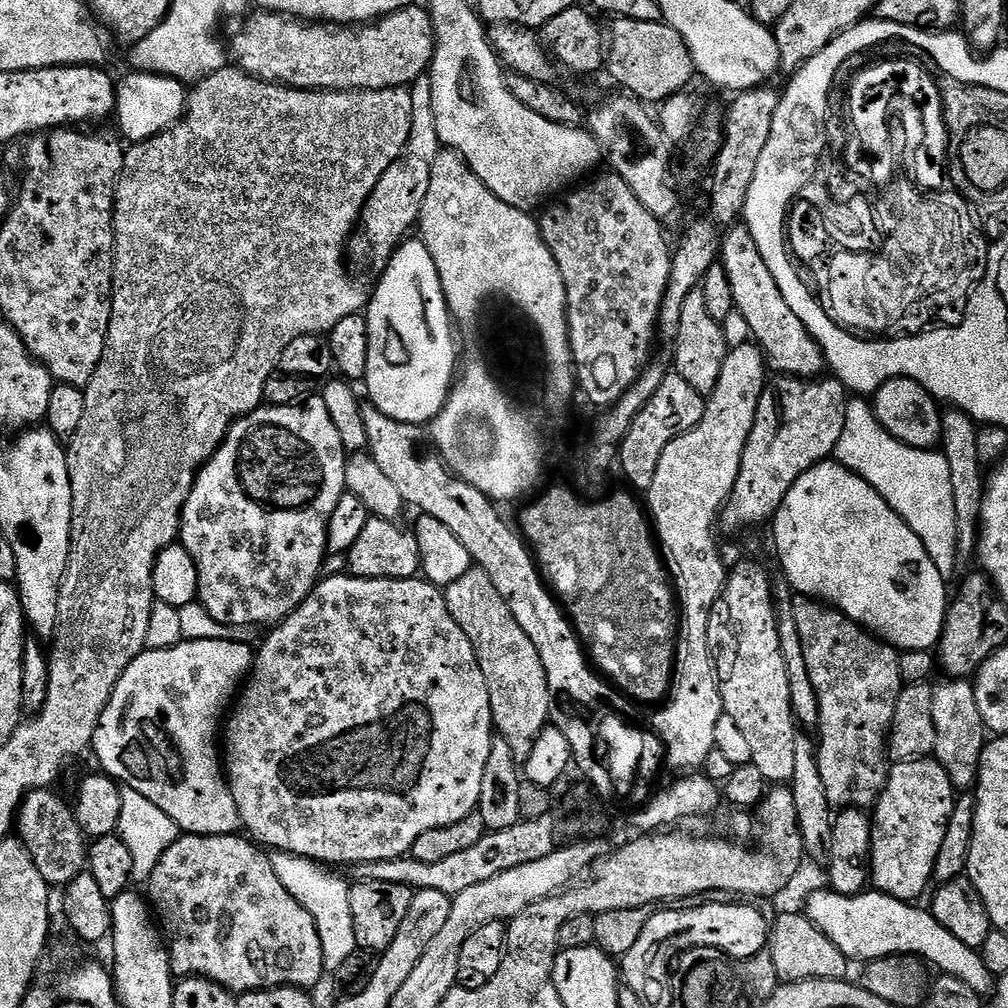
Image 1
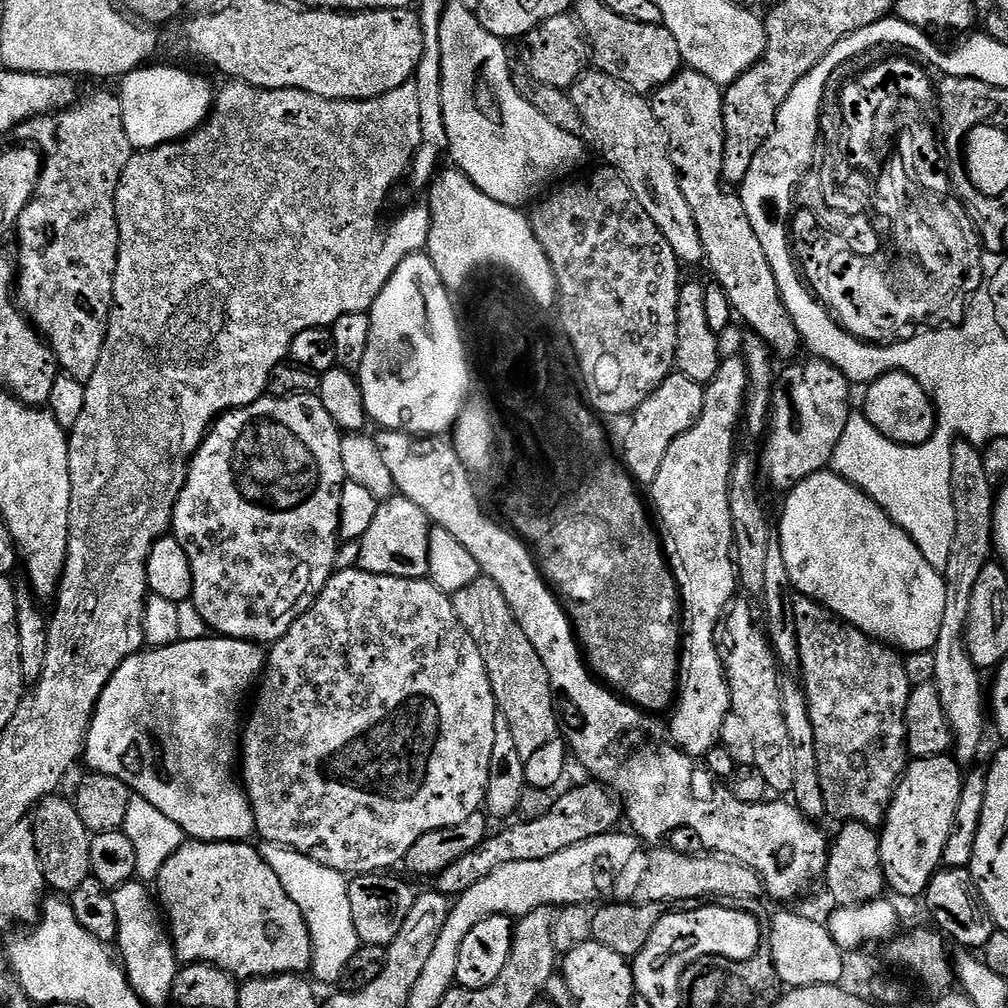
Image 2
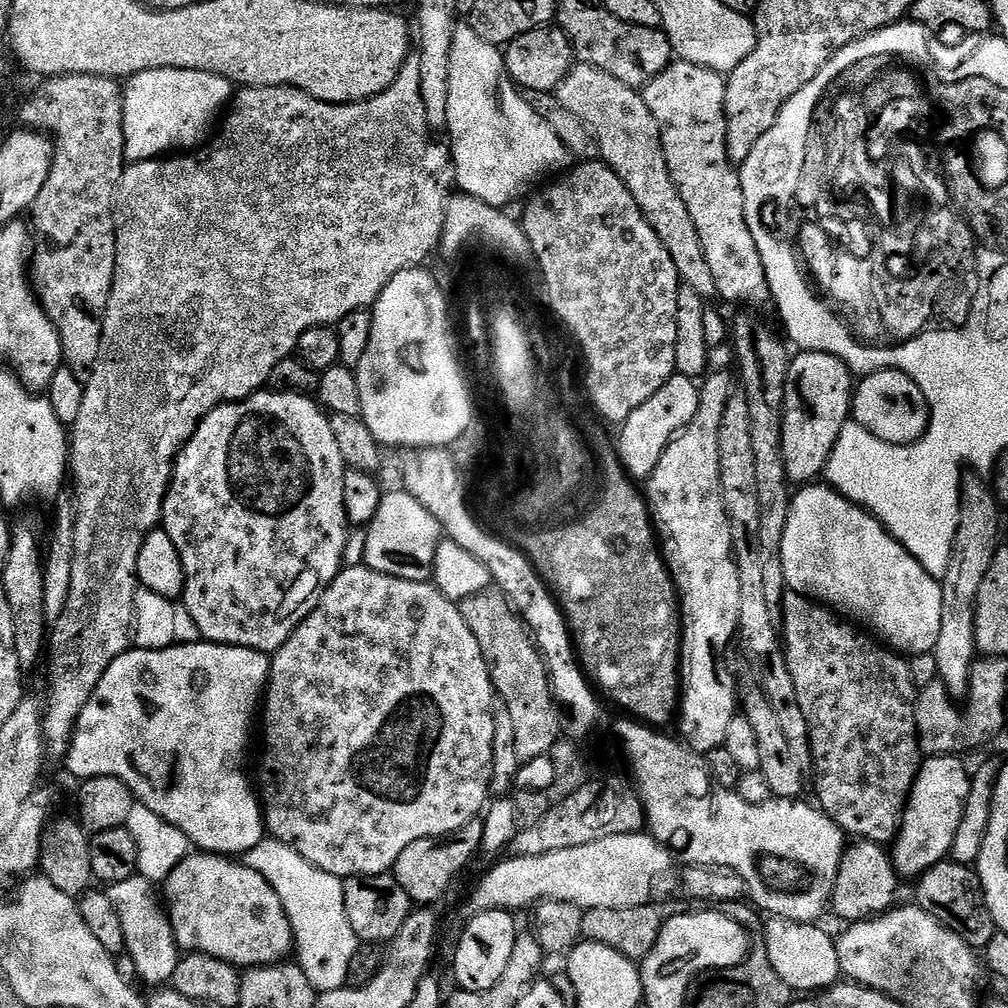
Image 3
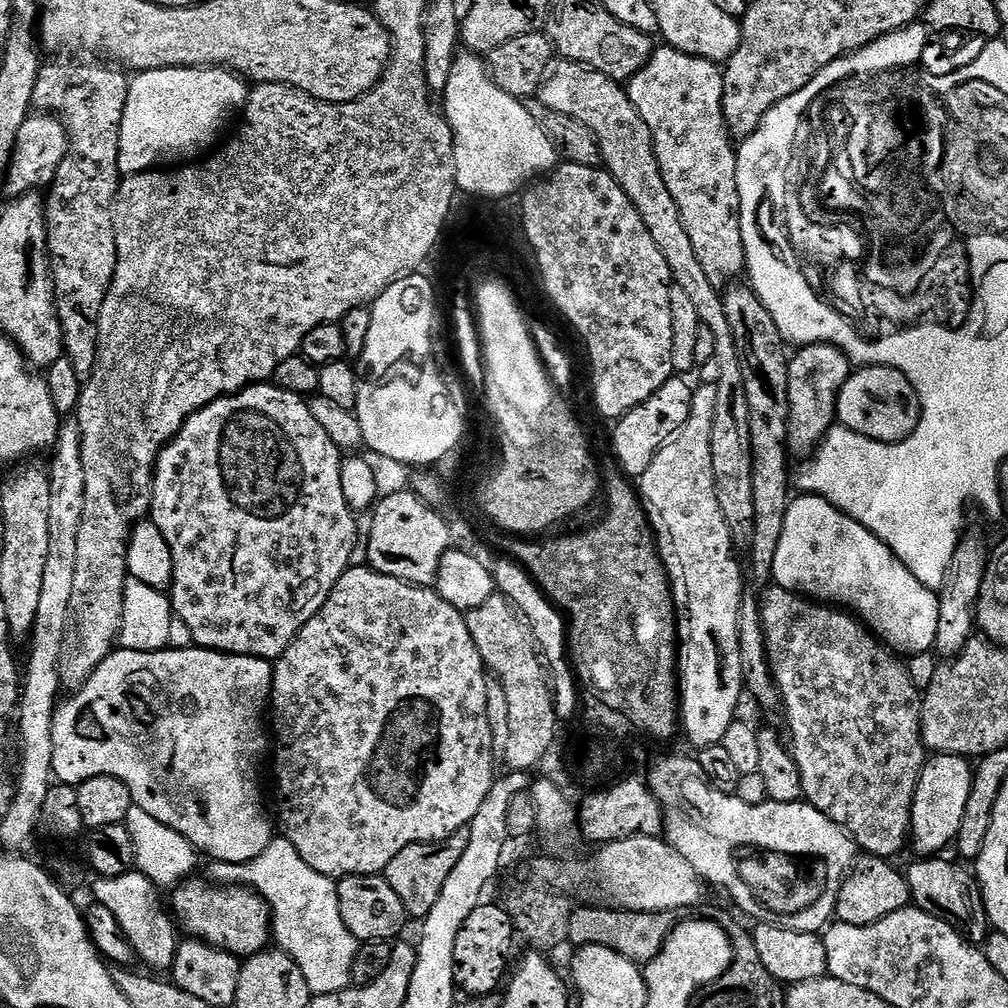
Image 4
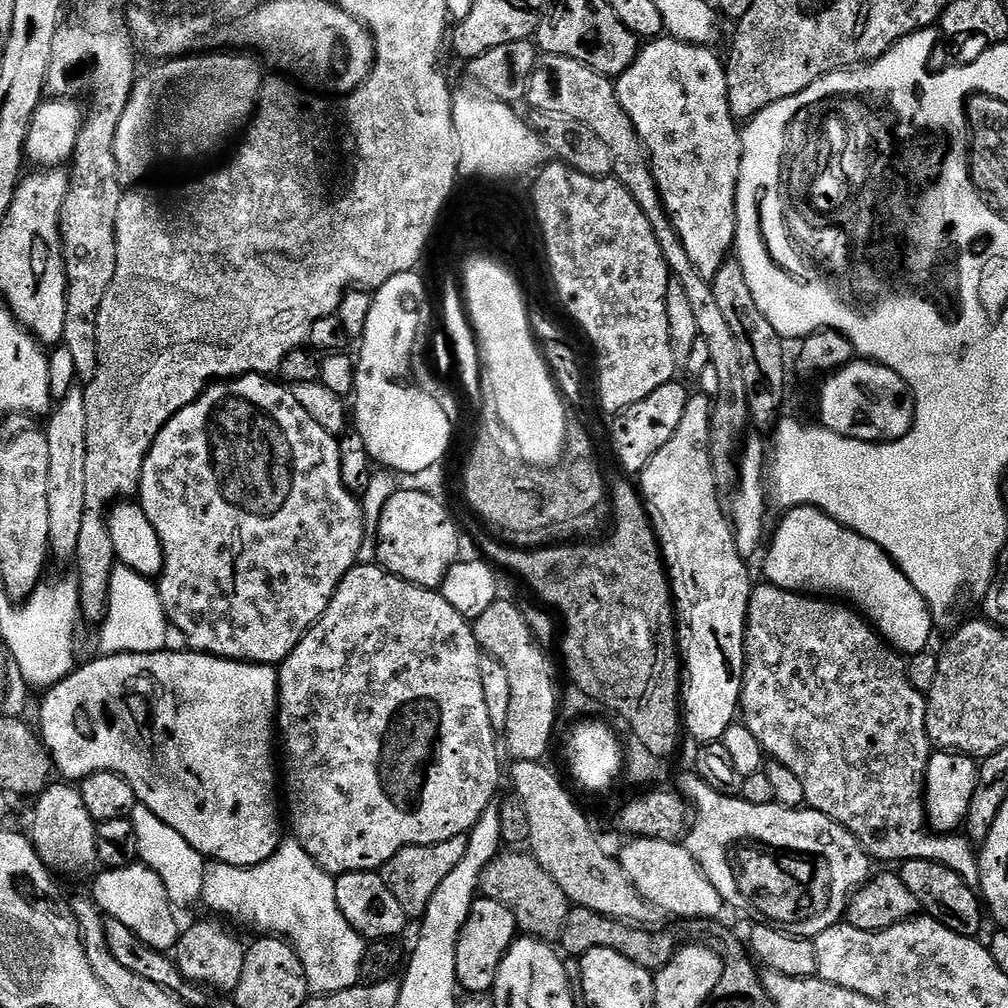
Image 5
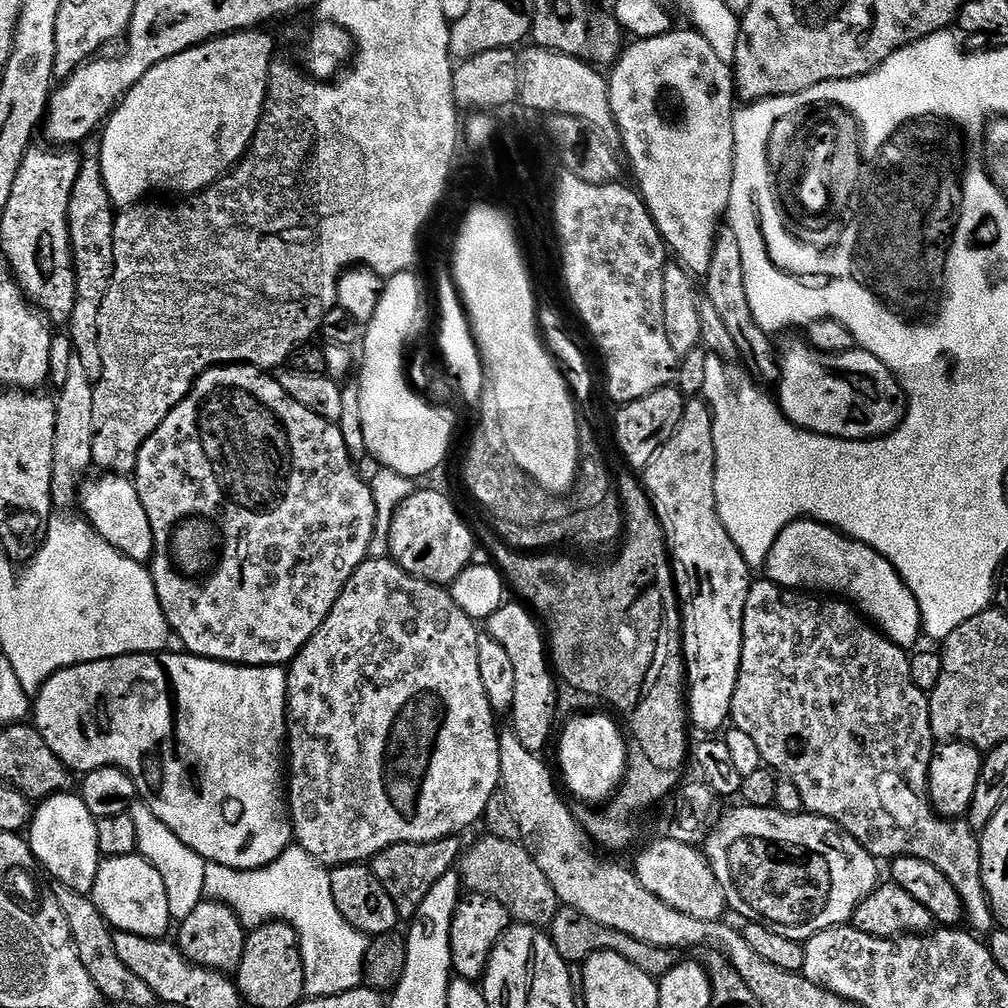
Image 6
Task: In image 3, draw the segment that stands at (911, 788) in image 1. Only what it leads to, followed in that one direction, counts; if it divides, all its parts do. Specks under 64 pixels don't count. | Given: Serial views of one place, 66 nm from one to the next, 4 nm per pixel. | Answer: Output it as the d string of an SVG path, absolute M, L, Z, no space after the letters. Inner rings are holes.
M959 755L929 756L921 763L912 793L904 805L900 830L890 848L892 862L901 877L919 878L951 853L954 833L958 822L962 822L962 810L970 794L970 768L960 759Z

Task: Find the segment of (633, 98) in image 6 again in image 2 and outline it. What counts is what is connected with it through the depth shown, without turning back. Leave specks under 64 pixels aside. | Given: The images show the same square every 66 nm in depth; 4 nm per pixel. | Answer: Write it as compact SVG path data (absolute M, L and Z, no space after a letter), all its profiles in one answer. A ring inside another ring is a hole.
M682 70L669 84L656 89L650 103L658 122L662 122L662 130L666 130L670 158L674 162L674 170L680 179L682 195L694 214L694 222L698 222L698 234L702 238L706 268L712 271L711 279L726 290L726 298L730 298L730 306L737 317L748 323L747 327L764 339L770 346L773 357L792 362L802 352L802 341L786 306L782 302L782 294L778 290L778 282L774 278L774 270L770 270L770 262L766 258L766 250L762 250L762 242L758 242L758 234L754 234L754 226L750 226L750 218L744 209L739 195L729 190L722 175L722 154L724 153L724 93L721 85L715 84L701 72Z

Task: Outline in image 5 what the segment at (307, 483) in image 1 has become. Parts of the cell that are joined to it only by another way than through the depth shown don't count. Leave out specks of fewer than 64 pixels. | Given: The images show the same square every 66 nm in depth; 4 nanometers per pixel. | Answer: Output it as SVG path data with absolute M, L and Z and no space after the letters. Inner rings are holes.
M253 374L216 382L205 388L193 404L178 410L178 414L174 414L174 418L162 426L158 438L154 438L146 454L138 503L146 518L150 518L150 526L158 530L158 542L162 542L164 569L160 571L158 587L164 613L168 615L169 625L182 630L189 649L204 652L208 656L220 656L223 660L279 666L316 625L318 618L322 618L344 575L356 567L366 535L366 521L361 501L342 482L339 439L322 430L322 426L318 426L318 422L314 422L314 418L302 410L292 391L283 383L273 380L264 374Z

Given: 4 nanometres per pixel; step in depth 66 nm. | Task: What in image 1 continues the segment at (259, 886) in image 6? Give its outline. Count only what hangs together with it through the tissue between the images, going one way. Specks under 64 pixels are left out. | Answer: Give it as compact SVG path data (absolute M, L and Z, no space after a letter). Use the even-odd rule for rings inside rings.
M273 851L270 856L274 866L274 874L278 874L278 882L286 886L286 890L314 918L314 926L318 926L318 938L322 938L322 958L325 969L336 973L338 966L350 958L350 954L358 951L354 938L354 918L350 914L349 881L335 876L335 871L321 866L315 860L307 860L305 856L294 856L291 852Z

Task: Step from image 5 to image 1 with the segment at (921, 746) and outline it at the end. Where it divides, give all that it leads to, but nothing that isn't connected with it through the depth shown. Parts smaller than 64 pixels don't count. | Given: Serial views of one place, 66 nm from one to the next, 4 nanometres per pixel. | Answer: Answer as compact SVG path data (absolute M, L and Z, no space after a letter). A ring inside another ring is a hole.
M799 594L793 595L792 605L794 606L794 622L798 622L798 638L802 638L802 650L806 654L806 670L810 670L810 682L814 682L814 694L818 694L818 706L820 707L818 733L820 732L820 740L818 736L816 761L818 762L818 770L822 774L822 782L826 785L826 798L832 803L833 809L836 810L845 808L871 809L875 805L877 798L882 794L890 771L890 757L886 741L888 733L892 731L892 715L896 709L902 687L900 671L898 670L900 652L893 648L891 644L884 643L883 640L873 636L871 632L861 628L860 625L853 624L848 617L840 613L839 608L831 607L811 596Z

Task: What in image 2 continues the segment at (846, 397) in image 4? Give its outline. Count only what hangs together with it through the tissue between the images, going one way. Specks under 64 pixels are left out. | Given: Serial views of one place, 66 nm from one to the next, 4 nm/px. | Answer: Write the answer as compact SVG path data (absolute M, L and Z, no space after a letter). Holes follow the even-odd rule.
M888 372L869 384L872 385L864 396L862 413L875 430L900 444L925 444L931 440L936 432L936 405L916 379L905 372Z

